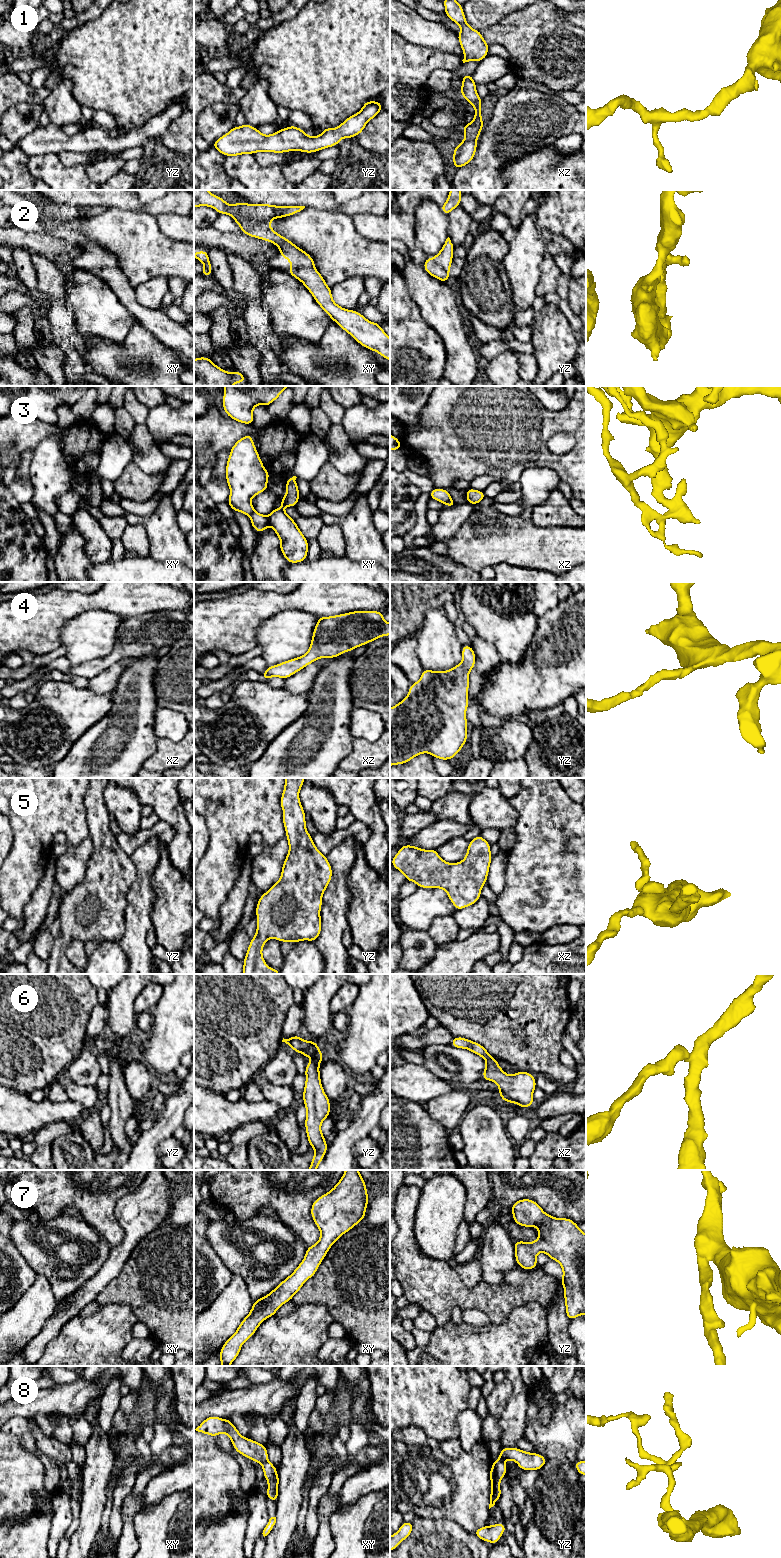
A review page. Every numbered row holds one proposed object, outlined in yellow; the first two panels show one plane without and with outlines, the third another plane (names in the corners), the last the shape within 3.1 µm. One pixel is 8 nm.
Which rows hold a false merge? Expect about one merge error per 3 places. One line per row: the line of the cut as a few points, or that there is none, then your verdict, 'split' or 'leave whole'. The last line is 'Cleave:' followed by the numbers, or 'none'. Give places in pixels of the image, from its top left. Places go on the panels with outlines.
1: no cut; leave whole
2: no cut; leave whole
3: cut in xy along (254, 510), (250, 516); split
4: no cut; leave whole
5: no cut; leave whole
6: no cut; leave whole
7: no cut; leave whole
8: cut in xy along (267, 1460), (262, 1464); split
Cleave: 3, 8

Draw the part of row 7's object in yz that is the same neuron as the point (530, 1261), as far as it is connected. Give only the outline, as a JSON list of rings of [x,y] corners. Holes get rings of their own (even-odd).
[[[520,1199],[510,1208],[513,1213],[513,1221],[519,1226],[537,1227],[538,1239],[534,1242],[514,1241],[516,1264],[524,1270],[535,1269],[538,1267],[536,1256],[539,1252],[544,1252],[550,1259],[557,1261],[563,1270],[561,1284],[564,1287],[564,1299],[566,1315],[569,1320],[584,1314],[586,1316],[586,1234],[579,1226],[569,1218],[556,1218],[546,1214],[543,1209],[532,1199]]]

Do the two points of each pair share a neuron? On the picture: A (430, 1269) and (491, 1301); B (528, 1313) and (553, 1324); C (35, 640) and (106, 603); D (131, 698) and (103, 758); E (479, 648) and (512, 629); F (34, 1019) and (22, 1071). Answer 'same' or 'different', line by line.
A: same
B: different
C: same
D: same
E: different
F: same

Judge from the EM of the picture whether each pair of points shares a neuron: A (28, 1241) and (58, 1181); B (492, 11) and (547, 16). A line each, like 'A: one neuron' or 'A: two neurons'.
A: two neurons
B: two neurons

